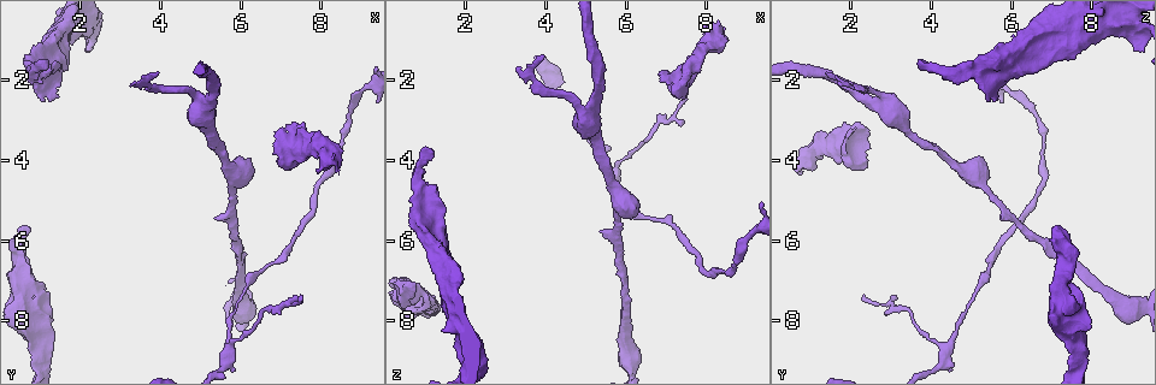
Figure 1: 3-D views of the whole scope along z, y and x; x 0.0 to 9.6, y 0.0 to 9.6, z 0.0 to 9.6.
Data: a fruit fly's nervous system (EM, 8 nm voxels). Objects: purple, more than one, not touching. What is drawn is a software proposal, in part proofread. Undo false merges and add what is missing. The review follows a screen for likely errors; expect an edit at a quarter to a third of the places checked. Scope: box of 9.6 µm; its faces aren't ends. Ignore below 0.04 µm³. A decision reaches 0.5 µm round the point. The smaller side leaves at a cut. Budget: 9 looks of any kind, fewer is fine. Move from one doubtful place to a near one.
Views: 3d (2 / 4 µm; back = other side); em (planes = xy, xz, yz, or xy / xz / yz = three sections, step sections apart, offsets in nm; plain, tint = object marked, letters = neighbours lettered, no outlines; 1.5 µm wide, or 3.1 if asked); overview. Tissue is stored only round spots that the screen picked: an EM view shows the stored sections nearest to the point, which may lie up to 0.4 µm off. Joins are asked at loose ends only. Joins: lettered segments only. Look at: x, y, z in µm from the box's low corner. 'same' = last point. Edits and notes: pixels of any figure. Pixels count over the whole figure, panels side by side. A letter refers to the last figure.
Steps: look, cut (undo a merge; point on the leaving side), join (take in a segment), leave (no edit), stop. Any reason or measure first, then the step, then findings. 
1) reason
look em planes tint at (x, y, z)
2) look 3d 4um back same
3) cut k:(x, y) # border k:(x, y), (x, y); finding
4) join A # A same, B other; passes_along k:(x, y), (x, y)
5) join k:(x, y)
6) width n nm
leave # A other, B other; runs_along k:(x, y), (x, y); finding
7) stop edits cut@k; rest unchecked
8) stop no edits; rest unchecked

narrows sharply
look em xz step 8 letters at (8.75, 3.00, 6.65)

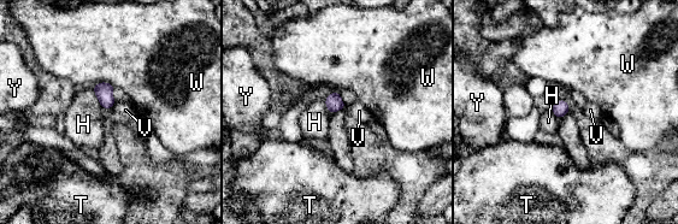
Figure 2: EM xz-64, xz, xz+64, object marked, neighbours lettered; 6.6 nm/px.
leave # H other, T other, V other, W other, Y other; border 2:(92, 87), (102, 107); all the same neuron

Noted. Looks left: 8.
an open end
look em planes letters at (5.30, 5.50, 5.75)

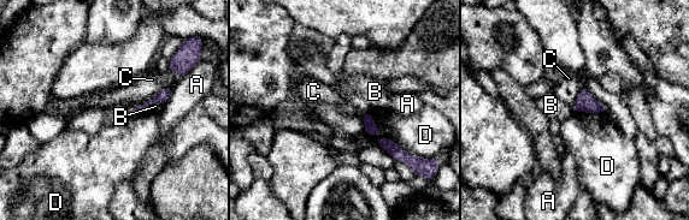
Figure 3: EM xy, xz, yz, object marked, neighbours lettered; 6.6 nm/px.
leave # A other, B other, C other, D other; runs_along 3:(365, 117), (378, 136), (402, 154); none of them fits

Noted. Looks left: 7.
an open end
look 3d 2um back at (0.65, 5.70, 7.00)

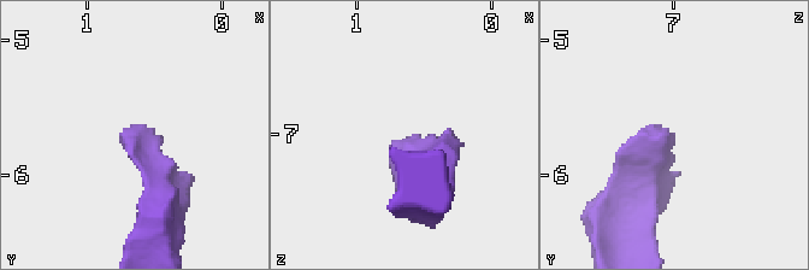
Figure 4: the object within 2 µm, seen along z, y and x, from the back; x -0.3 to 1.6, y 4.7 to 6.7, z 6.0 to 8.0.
need the tissue
look em yz step 4 letters at (0.70, 5.68, 7.02)

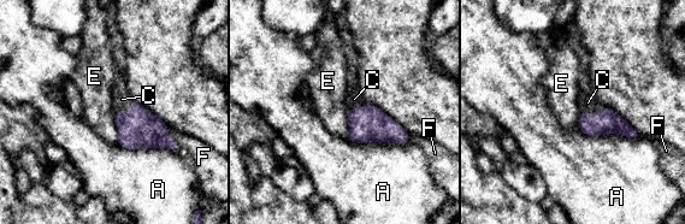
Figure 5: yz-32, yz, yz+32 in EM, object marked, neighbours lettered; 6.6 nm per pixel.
join C # A other, C same, E other, F other; it goes on there

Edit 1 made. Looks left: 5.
calibre changes
look 3d 4um at (5.65, 8.25, 4.60)

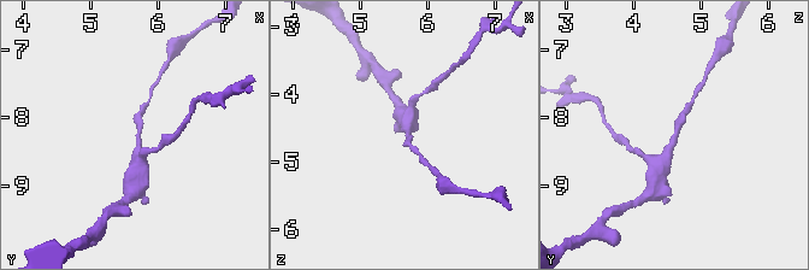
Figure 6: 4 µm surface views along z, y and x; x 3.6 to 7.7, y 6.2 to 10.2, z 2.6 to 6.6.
look em xy step 4 plain at (5.65, 8.30, 4.60)

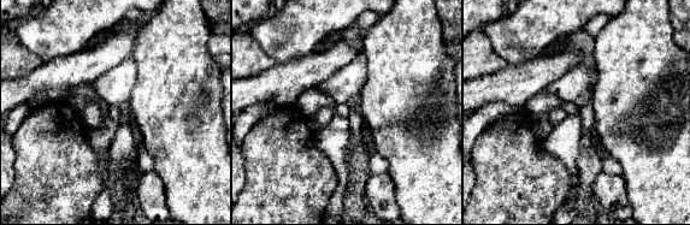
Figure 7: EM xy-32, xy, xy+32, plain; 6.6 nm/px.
look em xy step 4 letters same

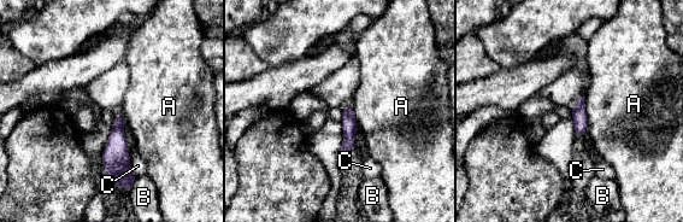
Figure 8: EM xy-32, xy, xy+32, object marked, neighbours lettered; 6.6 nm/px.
width 90 nm
leave # A other, B other, C other; border 8:(583, 95), (587, 121), (584, 135); all the same neuron

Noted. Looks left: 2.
stop edits join@5; rest unchecked

